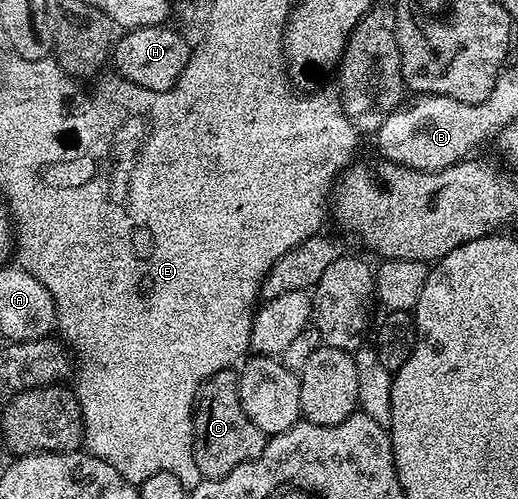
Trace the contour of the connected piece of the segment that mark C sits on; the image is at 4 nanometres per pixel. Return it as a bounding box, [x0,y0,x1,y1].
[193,369,267,479]

